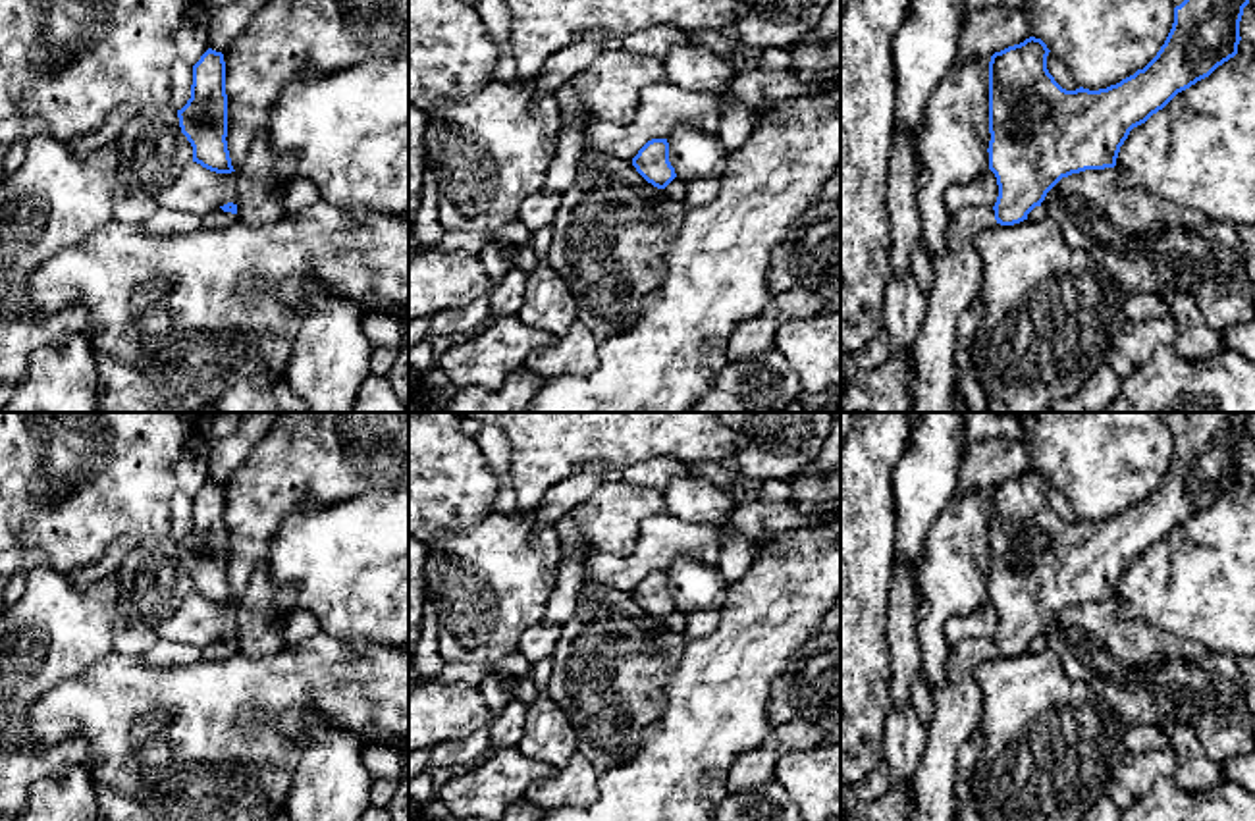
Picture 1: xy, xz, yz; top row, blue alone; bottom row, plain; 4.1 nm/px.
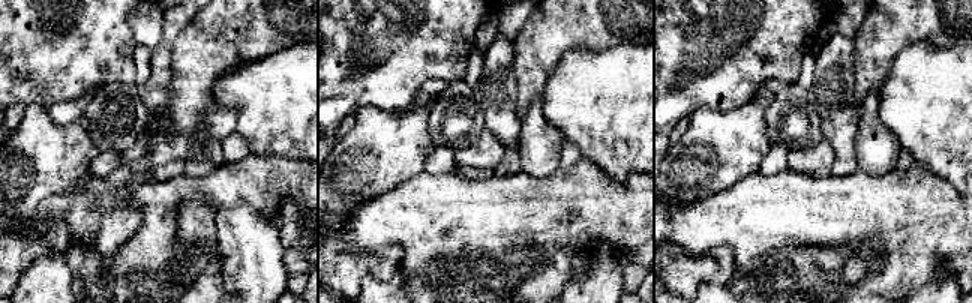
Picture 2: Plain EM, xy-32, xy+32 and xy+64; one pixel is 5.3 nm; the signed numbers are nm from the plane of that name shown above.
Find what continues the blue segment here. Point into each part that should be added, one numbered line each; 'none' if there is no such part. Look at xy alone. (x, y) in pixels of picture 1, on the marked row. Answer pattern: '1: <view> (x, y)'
1: xy (214, 218)

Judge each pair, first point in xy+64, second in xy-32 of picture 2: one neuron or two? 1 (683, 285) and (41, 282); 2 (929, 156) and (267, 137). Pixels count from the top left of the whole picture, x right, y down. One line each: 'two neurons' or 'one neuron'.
1: two neurons
2: one neuron

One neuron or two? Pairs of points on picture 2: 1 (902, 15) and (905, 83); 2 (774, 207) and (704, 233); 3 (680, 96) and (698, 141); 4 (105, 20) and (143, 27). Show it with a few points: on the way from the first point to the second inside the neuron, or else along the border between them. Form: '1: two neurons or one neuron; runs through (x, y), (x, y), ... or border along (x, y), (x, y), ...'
1: two neurons; border along (938, 45), (909, 44), (896, 57), (884, 80)
2: one neuron; runs through (756, 218), (722, 219)
3: two neurons; border along (723, 110), (701, 107), (689, 117)
4: two neurons; border along (128, 15), (131, 33), (138, 45)

